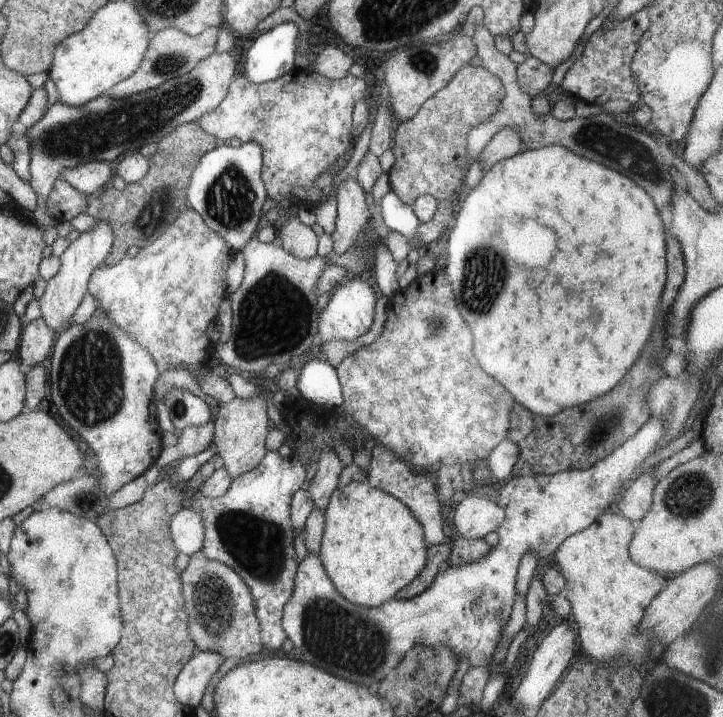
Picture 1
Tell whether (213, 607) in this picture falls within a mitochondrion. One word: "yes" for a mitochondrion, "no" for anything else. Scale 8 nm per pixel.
yes

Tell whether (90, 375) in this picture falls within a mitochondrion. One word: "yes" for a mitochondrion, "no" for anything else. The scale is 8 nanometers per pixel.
yes

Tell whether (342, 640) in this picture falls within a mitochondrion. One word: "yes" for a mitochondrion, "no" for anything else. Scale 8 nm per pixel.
yes

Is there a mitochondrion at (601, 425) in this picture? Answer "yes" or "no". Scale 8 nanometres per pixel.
yes

